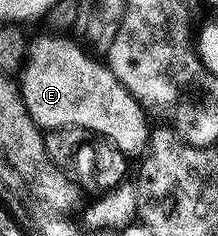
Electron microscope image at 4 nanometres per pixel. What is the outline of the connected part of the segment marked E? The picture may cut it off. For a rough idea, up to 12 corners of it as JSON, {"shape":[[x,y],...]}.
{"shape":[[73,36],[29,42],[20,70],[43,131],[147,152],[136,98]]}

